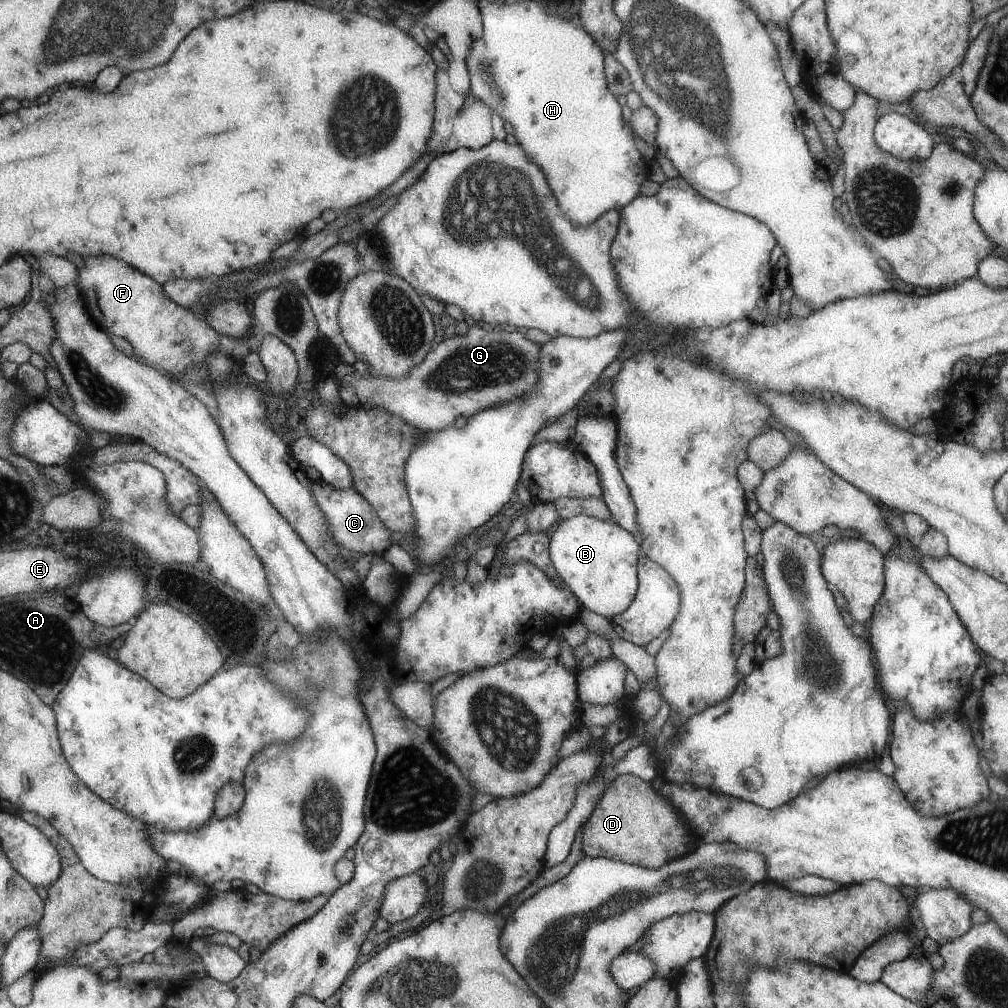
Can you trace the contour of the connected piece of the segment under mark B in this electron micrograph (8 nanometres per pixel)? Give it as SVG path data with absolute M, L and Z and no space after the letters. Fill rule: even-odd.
M588 515L558 521L550 531L549 555L558 578L581 602L582 609L611 620L623 613L636 595L637 544L623 528Z

